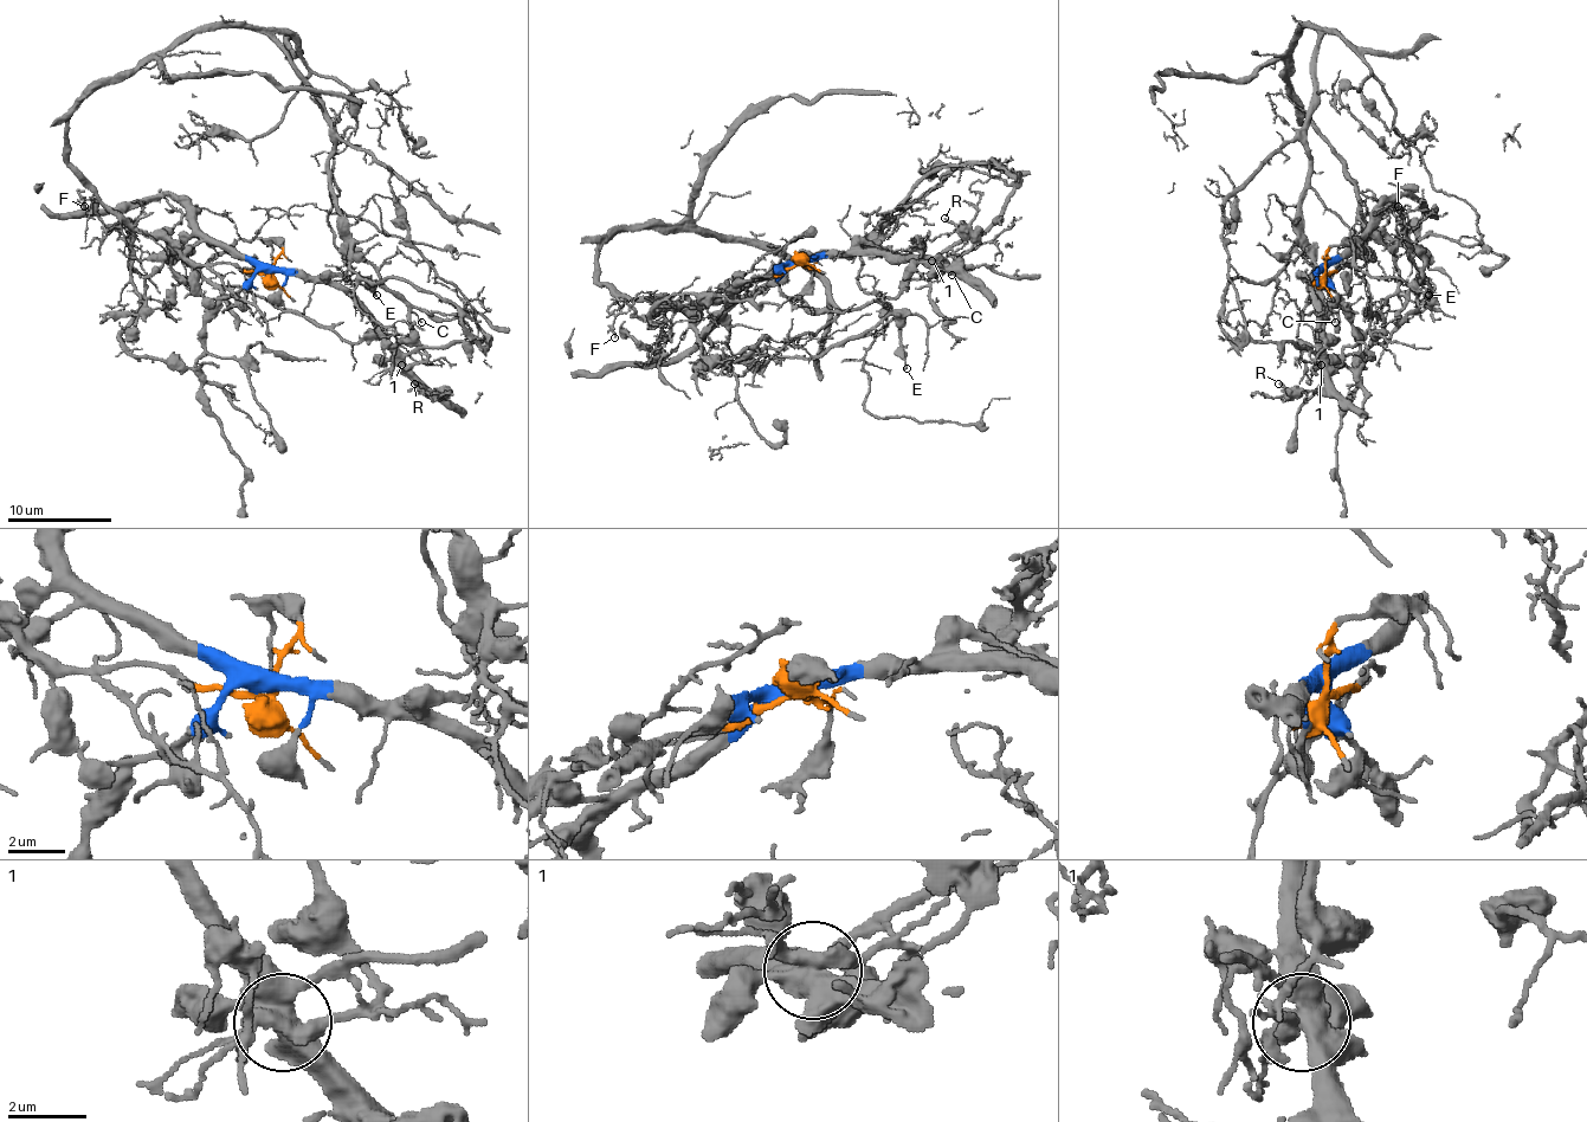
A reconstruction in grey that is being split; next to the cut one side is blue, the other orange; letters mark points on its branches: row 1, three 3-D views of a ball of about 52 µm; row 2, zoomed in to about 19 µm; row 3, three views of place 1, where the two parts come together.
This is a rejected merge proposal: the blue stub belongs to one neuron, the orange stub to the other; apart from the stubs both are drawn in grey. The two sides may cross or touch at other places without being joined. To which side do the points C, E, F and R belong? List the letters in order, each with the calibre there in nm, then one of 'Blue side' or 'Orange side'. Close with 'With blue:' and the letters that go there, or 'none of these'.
C: Thickness 90 nm. Orange side
E: Thickness 160 nm. Orange side
F: Thickness 100 nm. Orange side
R: Thickness 140 nm. Blue side
With blue: R

